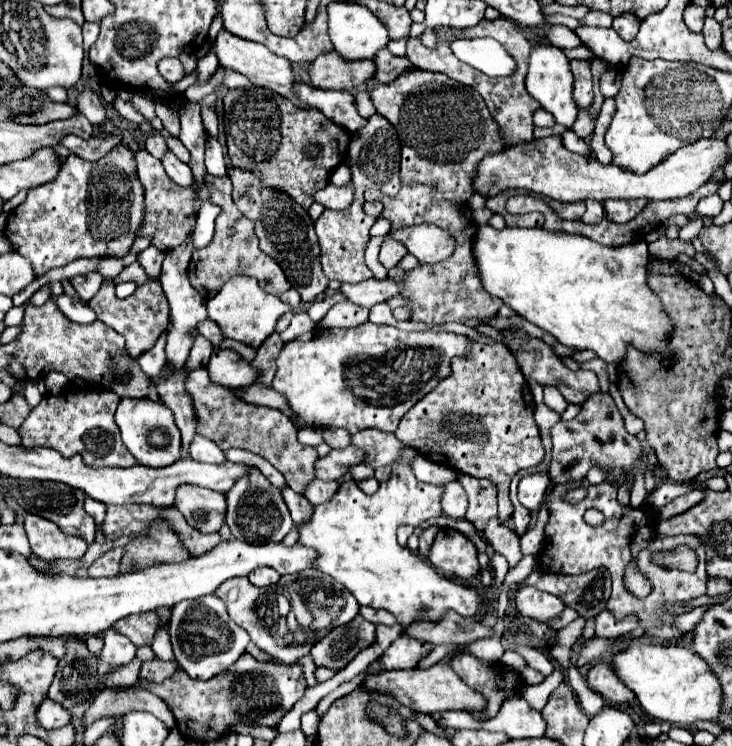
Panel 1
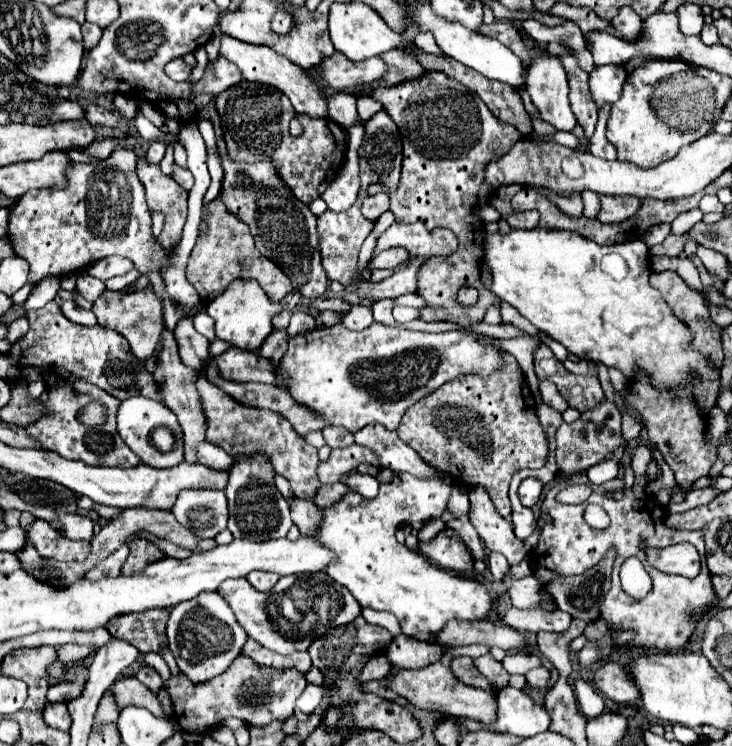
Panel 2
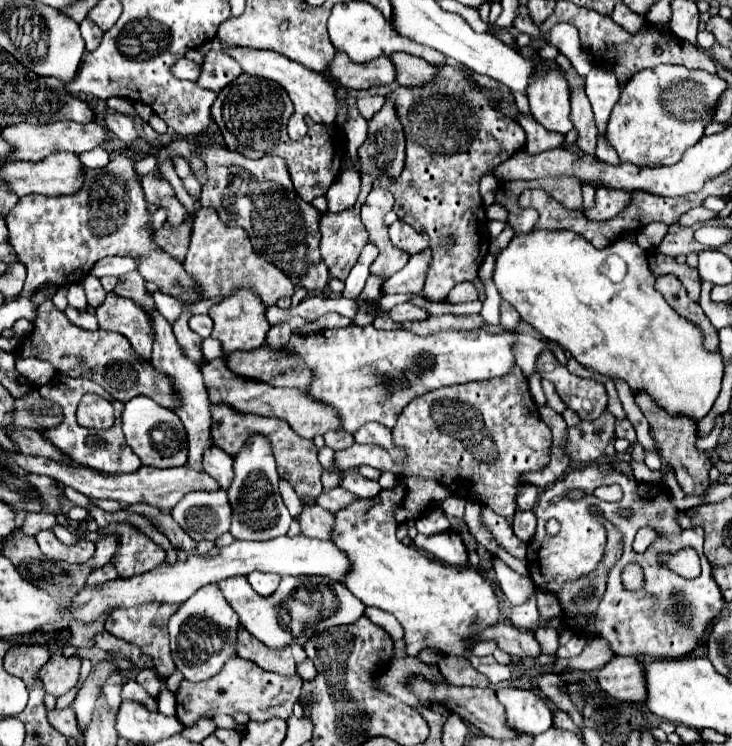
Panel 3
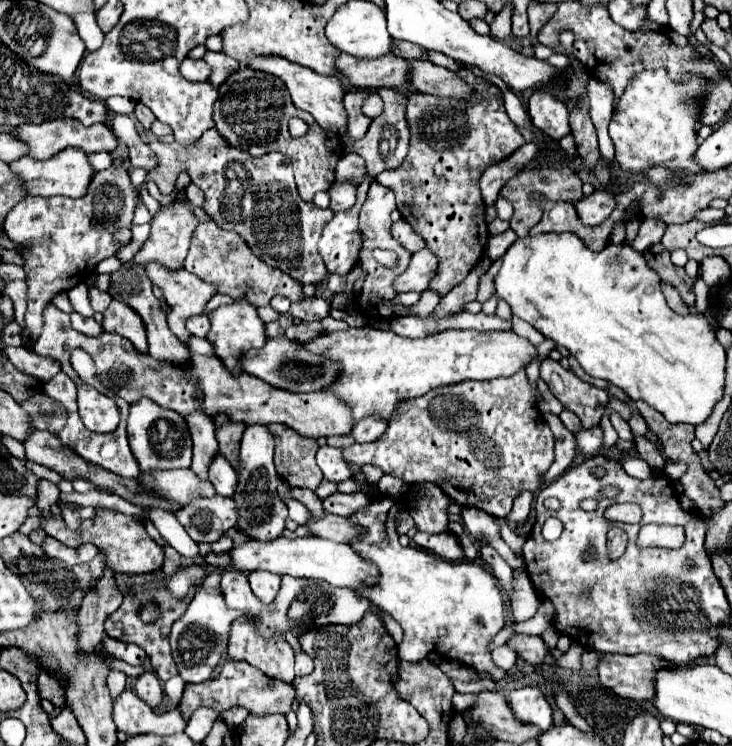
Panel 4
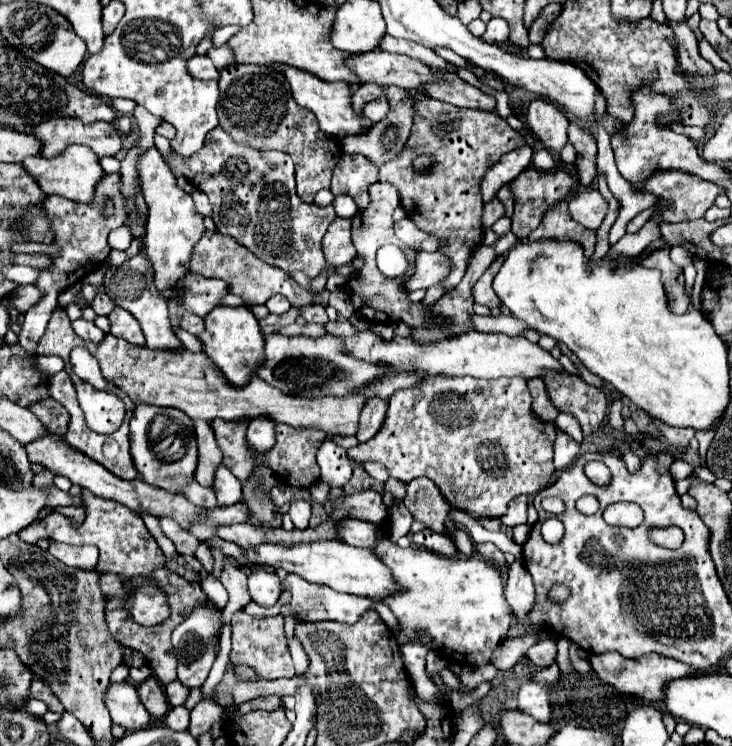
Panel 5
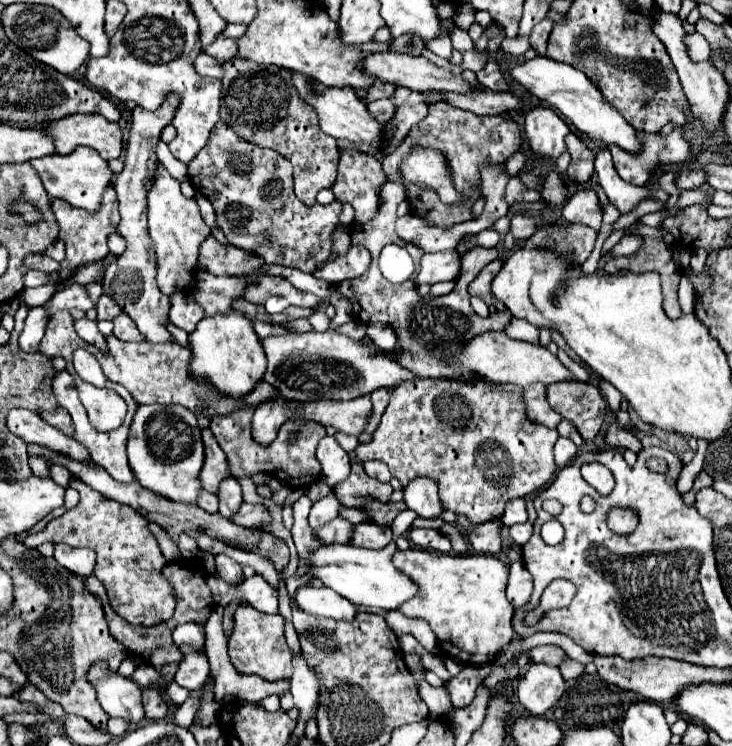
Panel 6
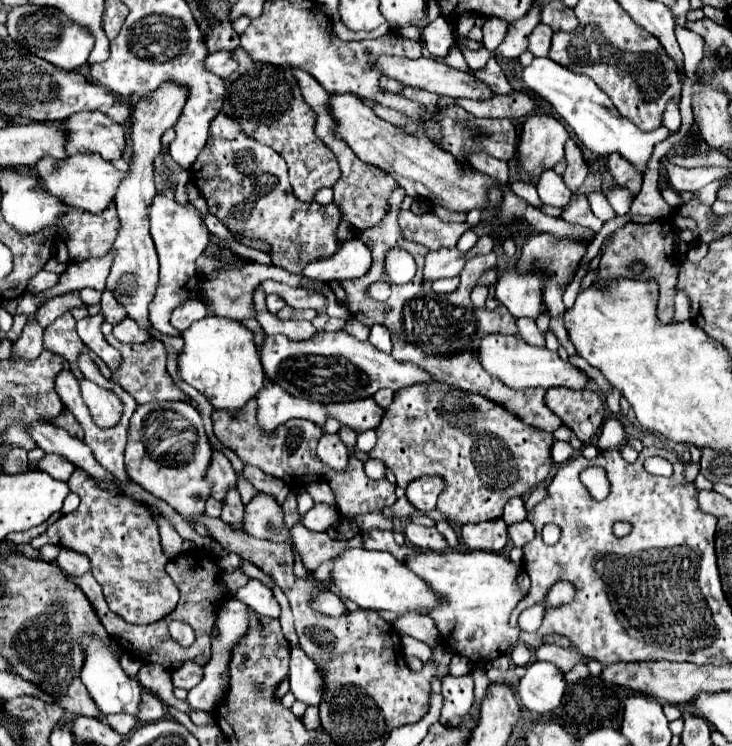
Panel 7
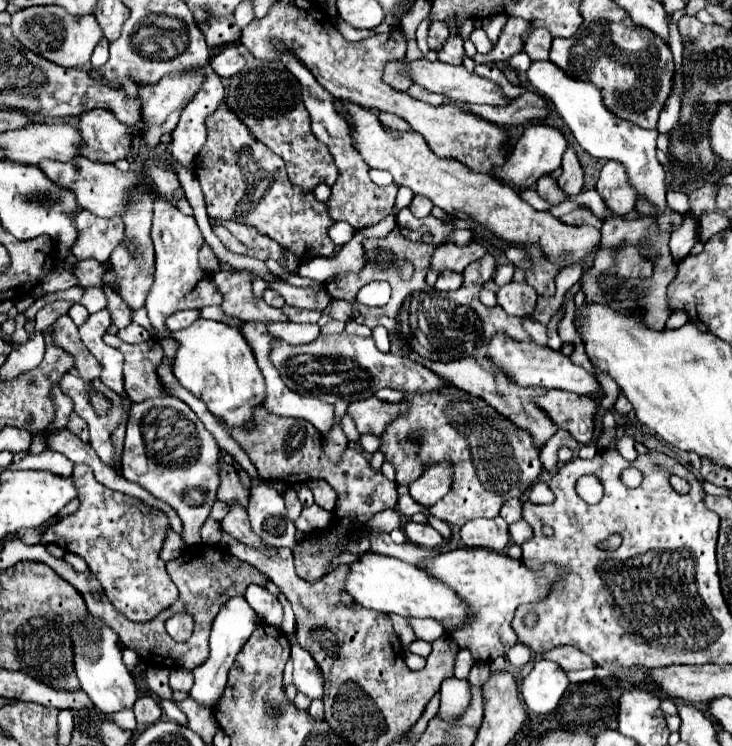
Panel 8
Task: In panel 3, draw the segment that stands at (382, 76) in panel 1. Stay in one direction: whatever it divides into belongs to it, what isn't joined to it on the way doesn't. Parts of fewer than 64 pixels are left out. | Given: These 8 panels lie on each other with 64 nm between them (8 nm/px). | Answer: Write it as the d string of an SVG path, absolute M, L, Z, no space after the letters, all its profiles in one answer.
M394 52L390 60L392 64L396 64L396 82L402 86L424 86L438 72L438 68L434 68L426 60L406 52Z

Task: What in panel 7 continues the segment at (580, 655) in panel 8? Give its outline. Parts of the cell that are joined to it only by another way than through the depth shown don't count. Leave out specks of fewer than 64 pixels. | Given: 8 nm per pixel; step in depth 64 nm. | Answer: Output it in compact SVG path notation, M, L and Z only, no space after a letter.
M540 646L534 650L534 658L542 660L542 662L552 662L556 664L560 670L570 670L574 664L582 662L582 658L566 648L560 646Z

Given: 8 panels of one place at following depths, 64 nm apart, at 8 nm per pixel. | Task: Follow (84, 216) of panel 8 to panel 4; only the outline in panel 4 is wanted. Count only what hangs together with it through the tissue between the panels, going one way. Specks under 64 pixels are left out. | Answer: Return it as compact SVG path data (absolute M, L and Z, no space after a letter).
M114 160L108 170L94 172L84 198L72 200L72 198L56 198L56 196L52 196L52 198L26 196L20 204L16 204L16 208L12 208L12 212L8 212L8 216L4 220L4 230L6 230L8 238L16 244L16 250L24 258L24 270L26 270L26 282L28 282L28 292L26 292L28 310L25 313L26 329L23 334L23 347L32 347L32 344L36 342L36 336L40 334L42 324L44 324L42 322L42 310L48 302L52 302L52 298L58 292L70 290L80 282L88 282L100 260L104 260L108 256L116 256L116 252L122 246L114 240L114 234L120 228L132 226L138 196L140 196L138 190L130 182L128 168L122 162Z

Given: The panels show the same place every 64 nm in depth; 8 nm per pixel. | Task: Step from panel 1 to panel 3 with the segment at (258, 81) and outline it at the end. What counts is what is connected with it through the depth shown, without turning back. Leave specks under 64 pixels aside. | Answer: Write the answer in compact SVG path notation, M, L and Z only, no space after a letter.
M226 48L226 54L230 54L242 66L242 72L246 76L260 76L260 78L272 80L288 92L295 108L295 112L287 124L287 132L292 140L300 140L307 134L308 127L304 116L310 116L314 122L320 122L320 124L334 124L334 120L336 120L336 88L322 74L312 72L312 70L308 70L308 68L304 68L304 66L300 66L300 64L296 64L296 62L288 60L286 56L280 56L272 50Z

